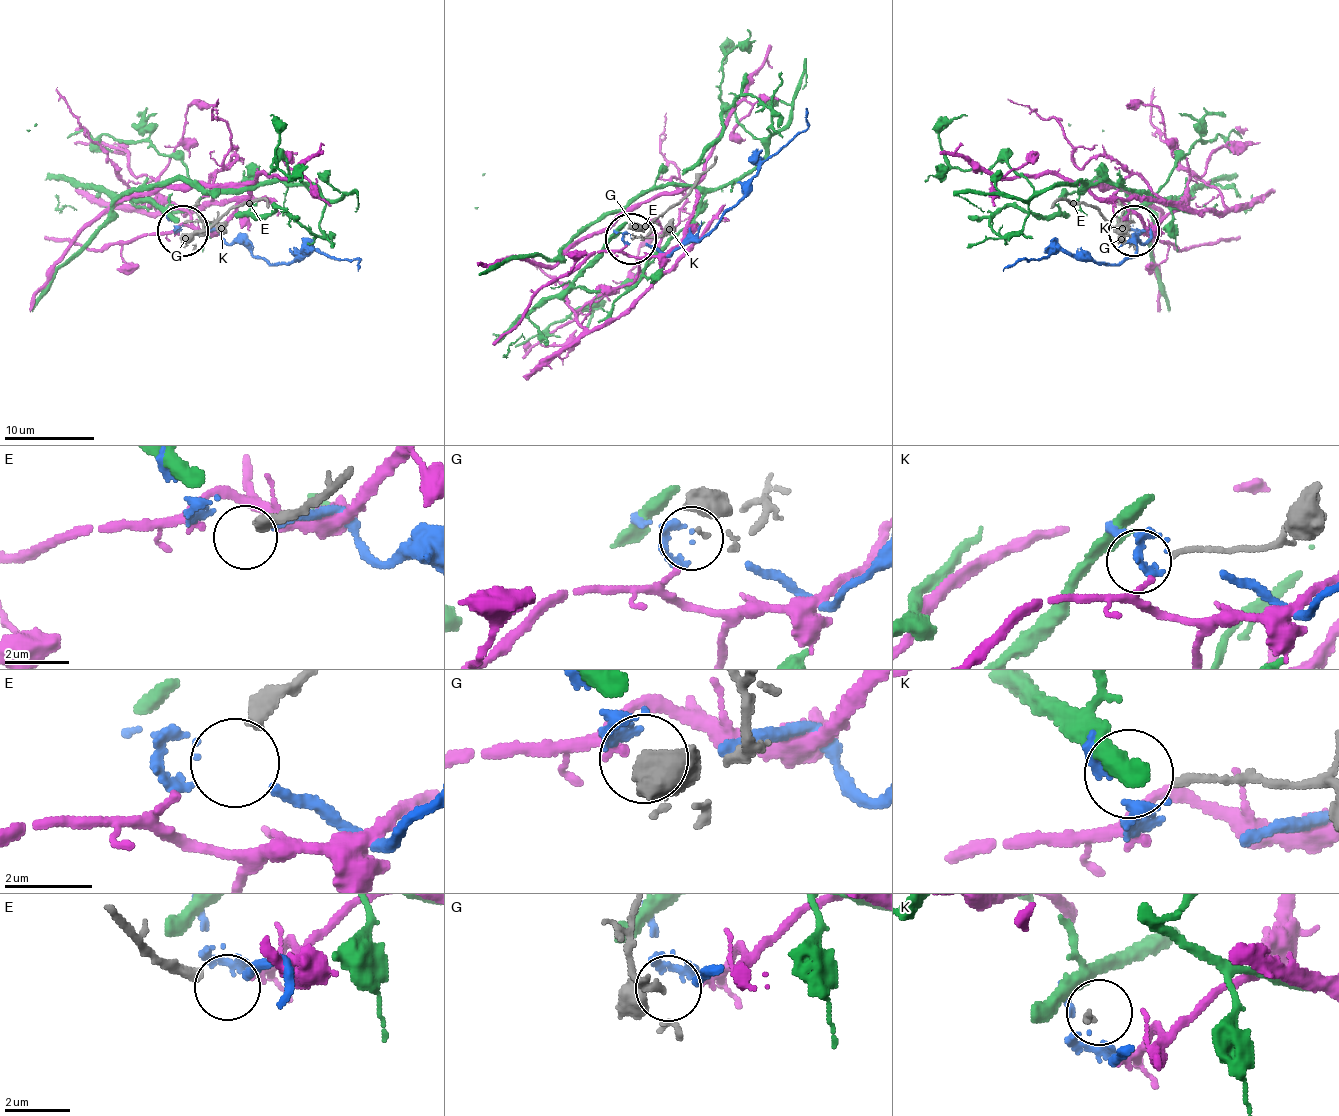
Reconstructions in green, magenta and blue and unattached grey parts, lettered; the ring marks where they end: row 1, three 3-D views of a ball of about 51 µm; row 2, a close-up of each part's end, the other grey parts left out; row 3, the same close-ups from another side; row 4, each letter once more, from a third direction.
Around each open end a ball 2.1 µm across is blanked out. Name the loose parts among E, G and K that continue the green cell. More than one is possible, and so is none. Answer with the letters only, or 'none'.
none

